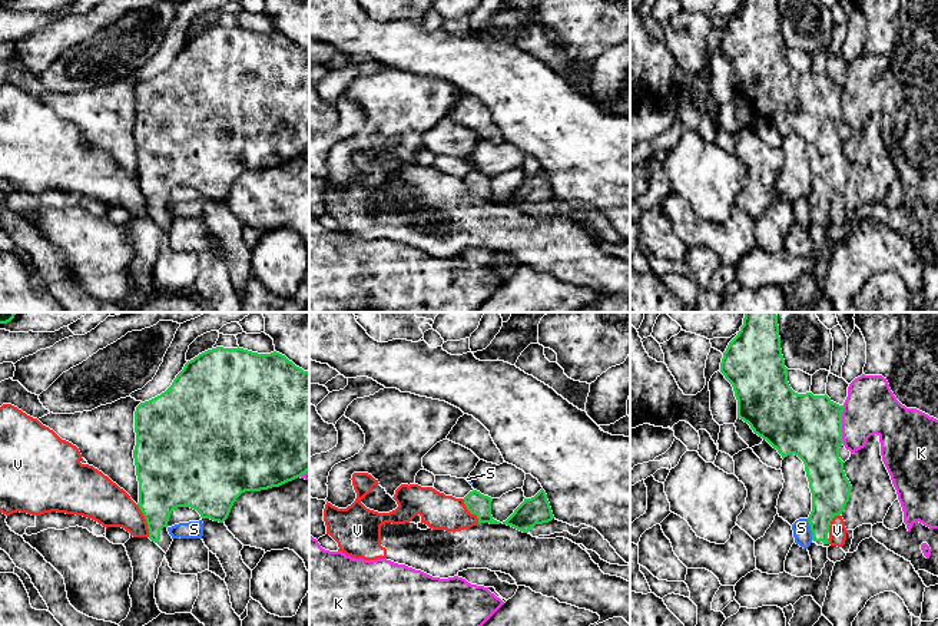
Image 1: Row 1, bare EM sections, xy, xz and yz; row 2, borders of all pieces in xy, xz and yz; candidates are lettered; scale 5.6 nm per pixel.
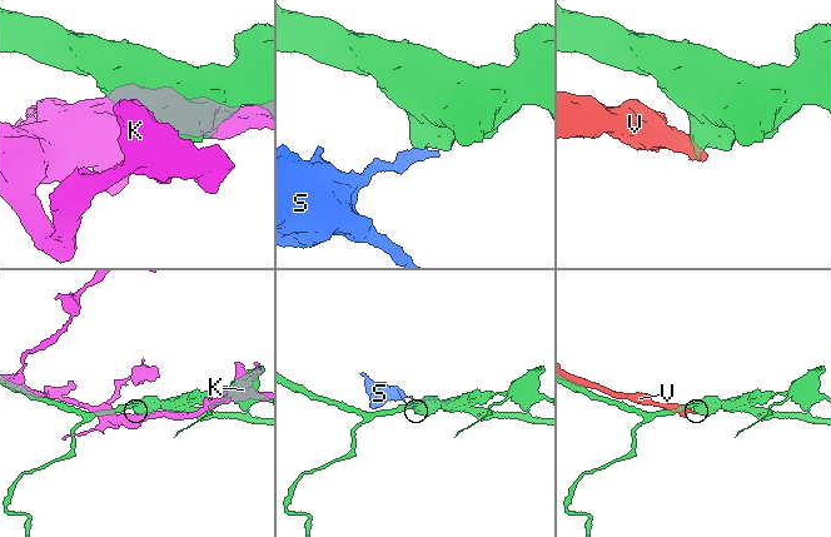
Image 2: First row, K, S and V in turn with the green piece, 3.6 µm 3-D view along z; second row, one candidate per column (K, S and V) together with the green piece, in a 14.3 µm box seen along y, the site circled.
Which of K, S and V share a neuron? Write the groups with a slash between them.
K / S / V

